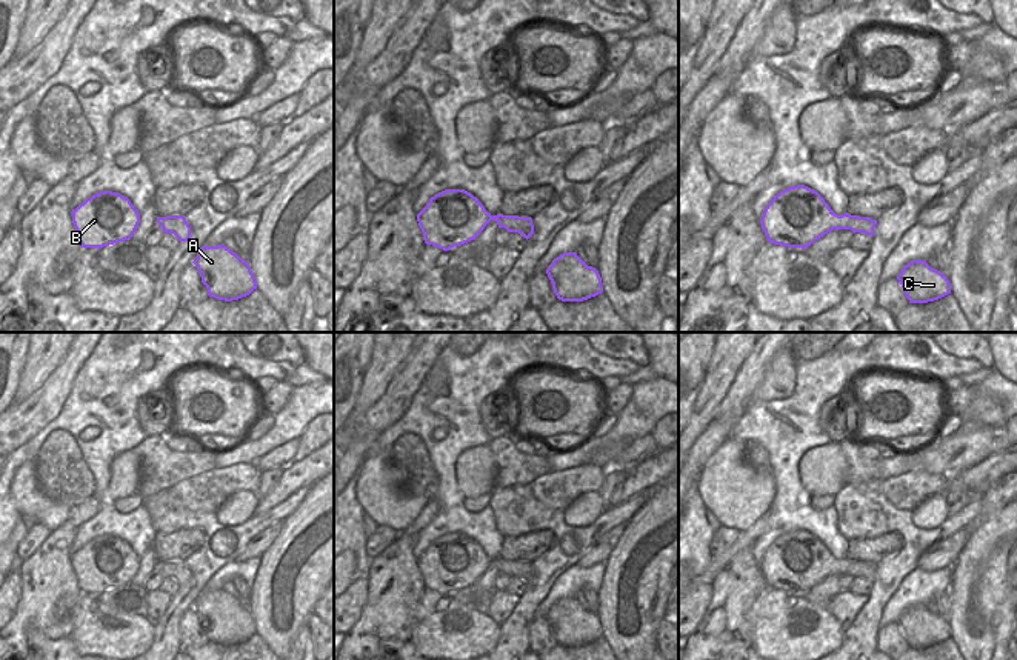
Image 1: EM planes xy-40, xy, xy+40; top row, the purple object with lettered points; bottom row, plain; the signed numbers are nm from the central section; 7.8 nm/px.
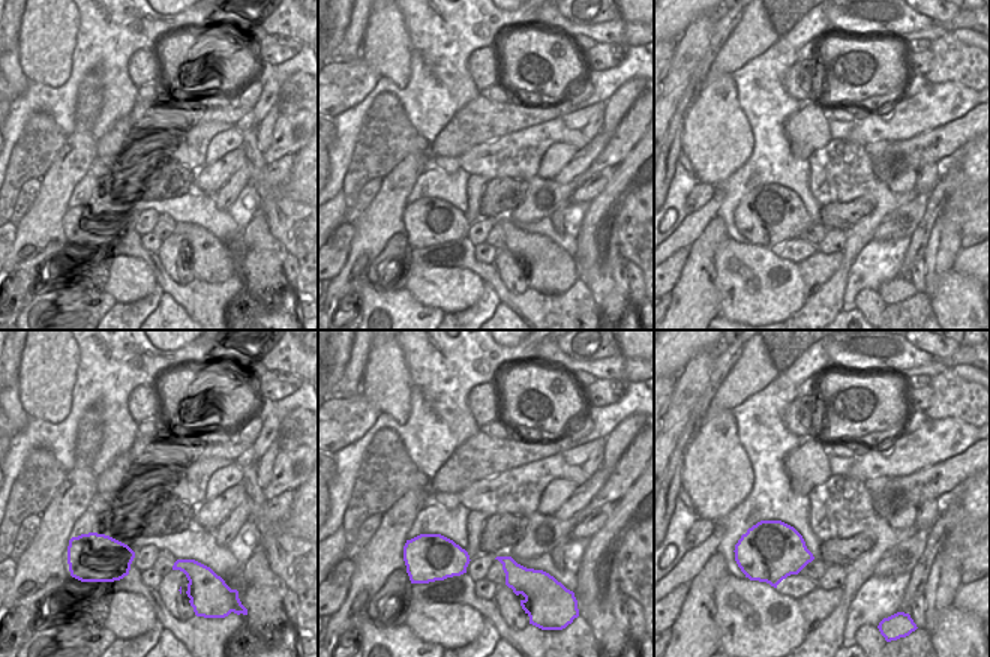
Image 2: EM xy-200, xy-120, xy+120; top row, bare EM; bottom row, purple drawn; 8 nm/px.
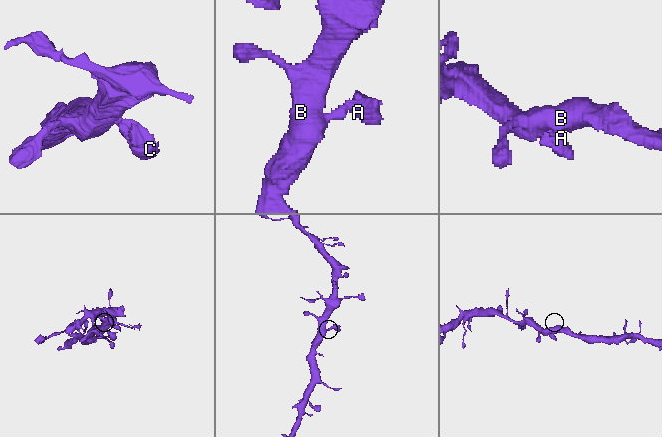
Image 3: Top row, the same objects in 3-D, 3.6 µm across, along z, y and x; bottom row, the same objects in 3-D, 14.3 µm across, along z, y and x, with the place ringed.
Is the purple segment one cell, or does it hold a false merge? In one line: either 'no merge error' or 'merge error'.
no merge error

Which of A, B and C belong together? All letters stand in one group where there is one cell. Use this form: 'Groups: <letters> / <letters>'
Groups: A B C

